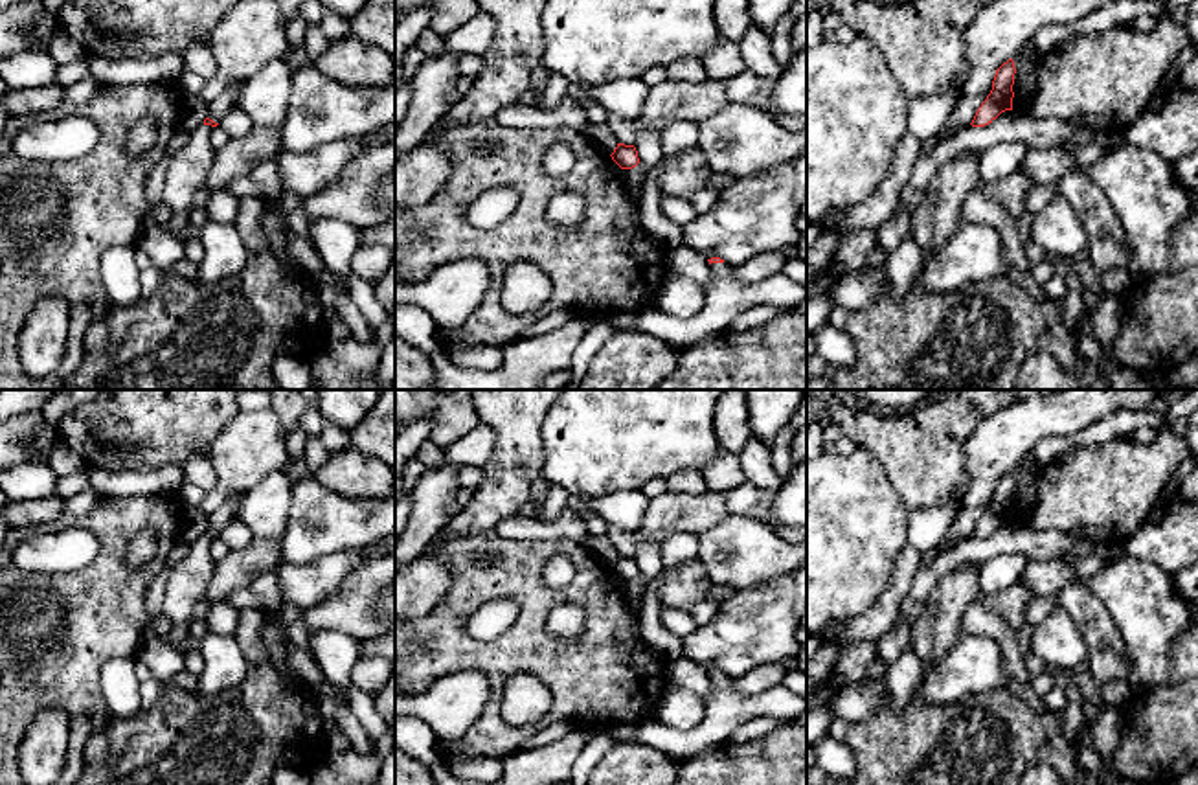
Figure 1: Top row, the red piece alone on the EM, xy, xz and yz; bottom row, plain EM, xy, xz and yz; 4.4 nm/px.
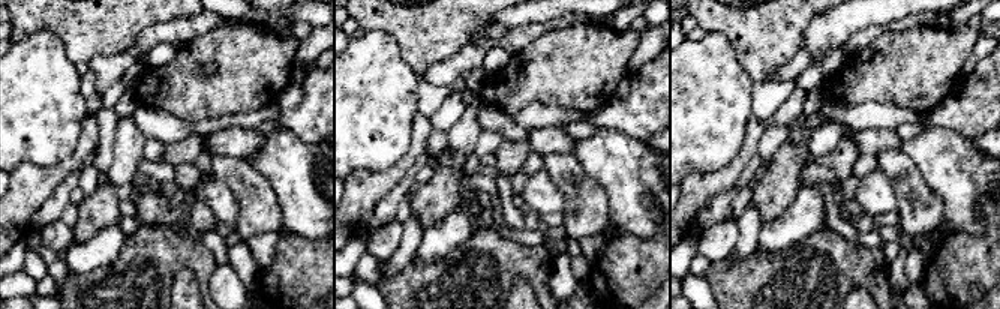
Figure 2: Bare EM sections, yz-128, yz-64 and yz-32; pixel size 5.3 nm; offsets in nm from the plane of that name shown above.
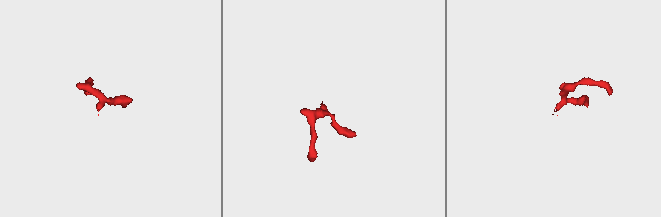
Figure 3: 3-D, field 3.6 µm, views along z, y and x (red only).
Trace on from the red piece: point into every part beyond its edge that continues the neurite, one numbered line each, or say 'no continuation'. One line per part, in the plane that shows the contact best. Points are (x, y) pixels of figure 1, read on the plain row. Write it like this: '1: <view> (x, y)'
1: xy (188, 580)

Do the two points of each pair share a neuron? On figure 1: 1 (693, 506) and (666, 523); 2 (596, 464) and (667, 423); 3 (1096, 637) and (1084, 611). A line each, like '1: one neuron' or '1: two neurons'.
1: one neuron
2: one neuron
3: one neuron

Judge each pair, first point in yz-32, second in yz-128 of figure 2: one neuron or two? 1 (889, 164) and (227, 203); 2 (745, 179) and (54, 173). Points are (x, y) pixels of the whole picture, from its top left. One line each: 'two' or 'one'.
1: two
2: two

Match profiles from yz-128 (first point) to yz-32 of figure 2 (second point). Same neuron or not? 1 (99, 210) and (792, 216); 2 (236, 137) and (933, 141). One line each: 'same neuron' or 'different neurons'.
1: different neurons
2: different neurons

